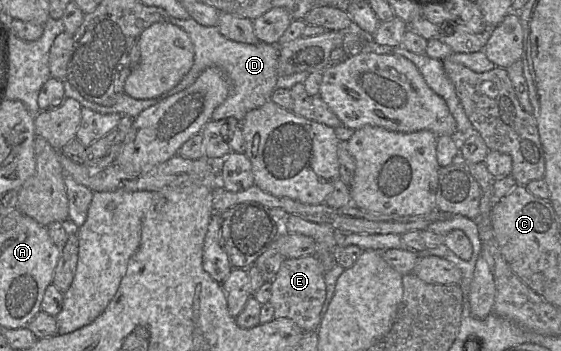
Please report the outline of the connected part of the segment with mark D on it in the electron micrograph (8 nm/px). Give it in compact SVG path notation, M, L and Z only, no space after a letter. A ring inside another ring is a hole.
M170 16L169 22L182 28L189 35L194 48L194 61L182 80L160 96L161 100L193 84L201 72L209 67L220 68L225 73L230 87L227 98L214 110L211 120L234 117L241 122L249 111L259 108L271 100L271 95L277 87L278 78L278 48L276 44L267 44L261 41L256 44L246 44L232 41L225 37L217 26L201 25L191 17L177 19Z

